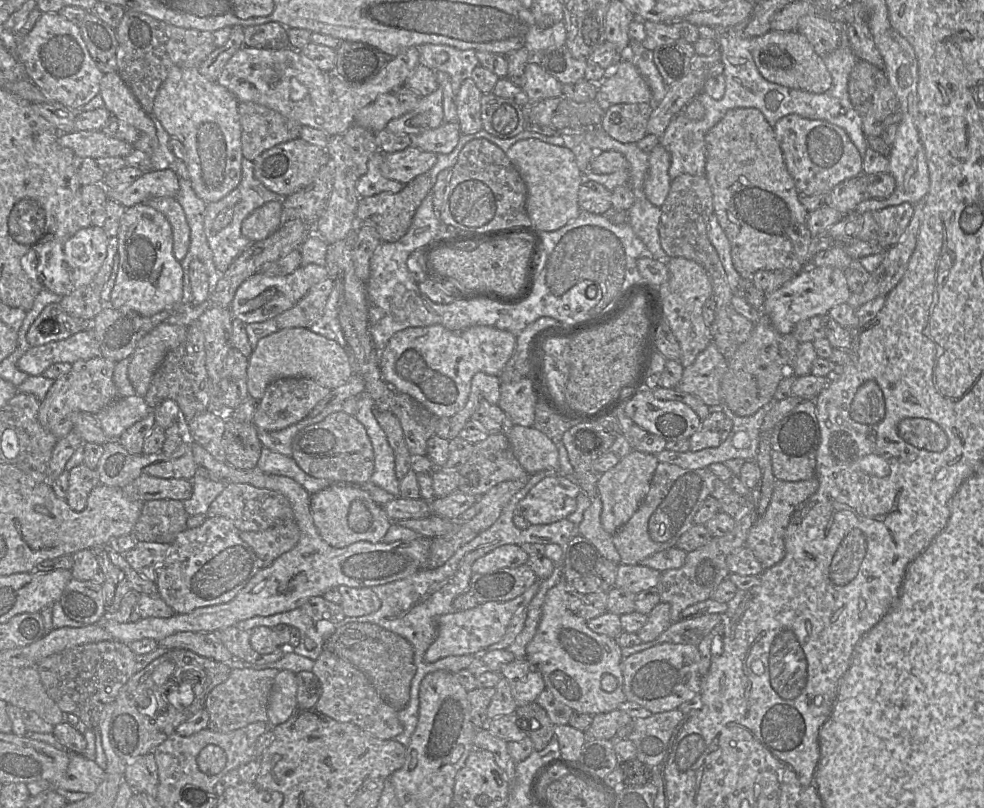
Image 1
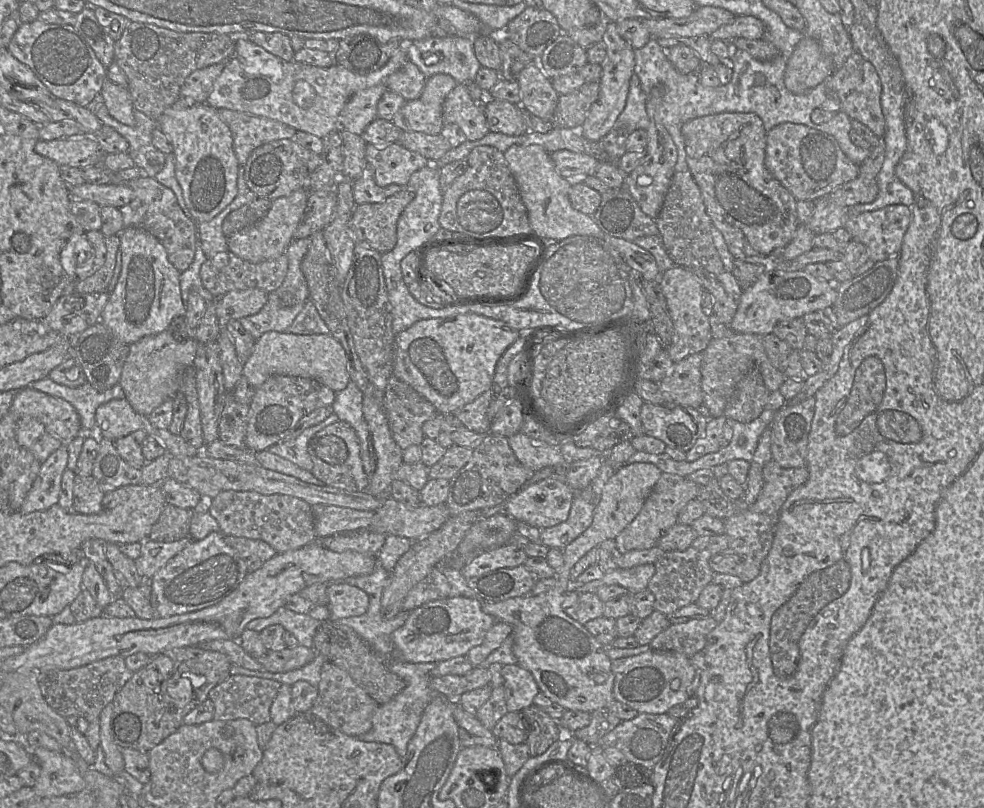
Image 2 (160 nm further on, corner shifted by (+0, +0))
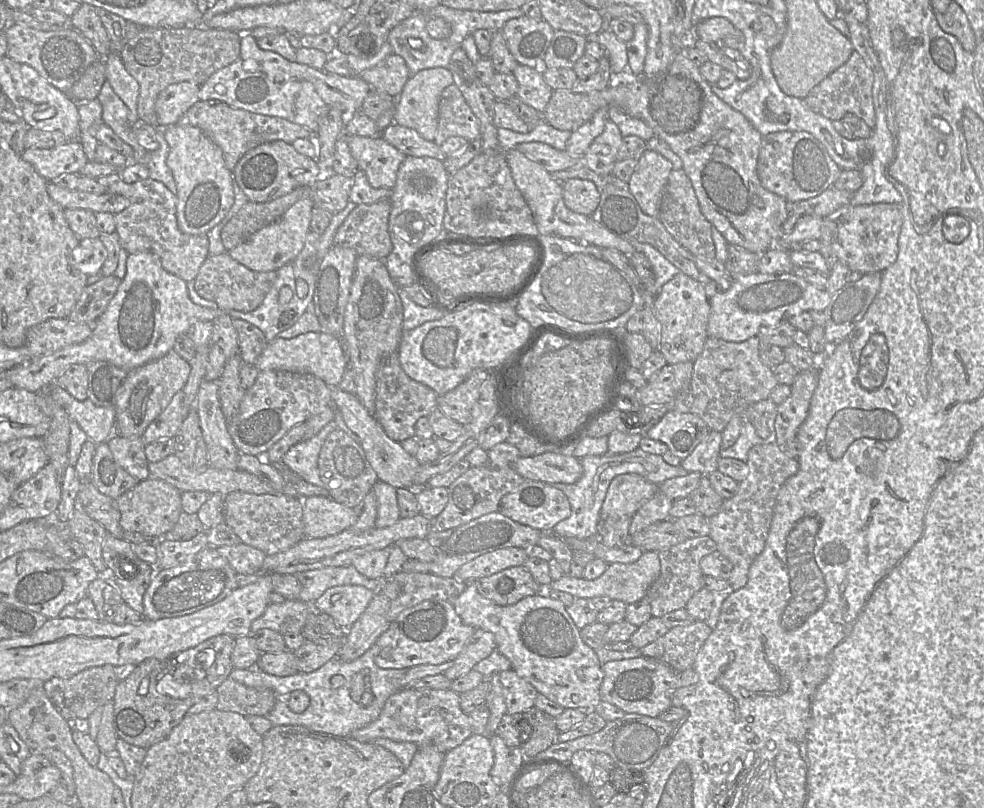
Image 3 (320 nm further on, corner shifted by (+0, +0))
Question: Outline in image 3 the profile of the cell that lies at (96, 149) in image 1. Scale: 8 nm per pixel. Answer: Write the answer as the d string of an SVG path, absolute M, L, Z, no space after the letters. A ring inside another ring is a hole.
M79 139L67 140L51 148L26 148L22 158L49 182L66 173L78 174L88 162Z

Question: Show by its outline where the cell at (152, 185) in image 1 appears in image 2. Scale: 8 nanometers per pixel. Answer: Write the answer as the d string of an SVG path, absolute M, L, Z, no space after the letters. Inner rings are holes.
M85 182L70 187L73 199L89 200L102 206L121 208L134 198L134 191L127 183L108 183L105 185Z

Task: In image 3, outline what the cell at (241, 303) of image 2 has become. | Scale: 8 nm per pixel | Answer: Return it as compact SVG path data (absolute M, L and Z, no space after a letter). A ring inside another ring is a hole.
M149 251L130 253L126 274L109 305L93 324L91 336L81 343L13 367L7 370L8 377L12 387L40 393L73 364L105 361L124 371L130 371L171 351L177 337L186 334L195 321L213 322L222 313L218 308L208 309L193 303L189 297L187 282L166 271L156 254Z

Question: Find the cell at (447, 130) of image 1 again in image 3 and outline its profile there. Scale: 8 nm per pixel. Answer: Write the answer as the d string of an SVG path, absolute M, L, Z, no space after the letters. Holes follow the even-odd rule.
M391 124L382 132L382 138L406 156L446 159L441 147L435 141L424 139L416 130Z

